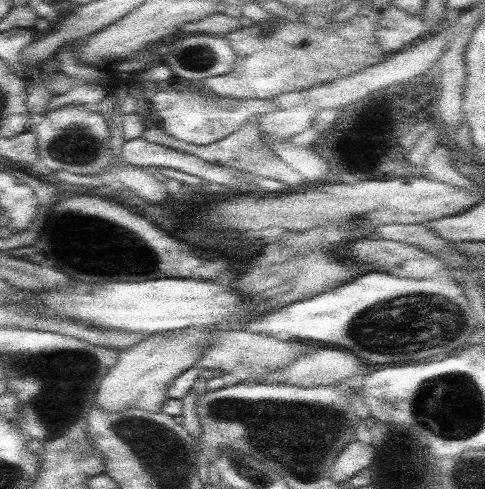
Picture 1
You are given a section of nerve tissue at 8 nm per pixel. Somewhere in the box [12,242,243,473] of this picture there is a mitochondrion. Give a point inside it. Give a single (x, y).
(68, 361)

